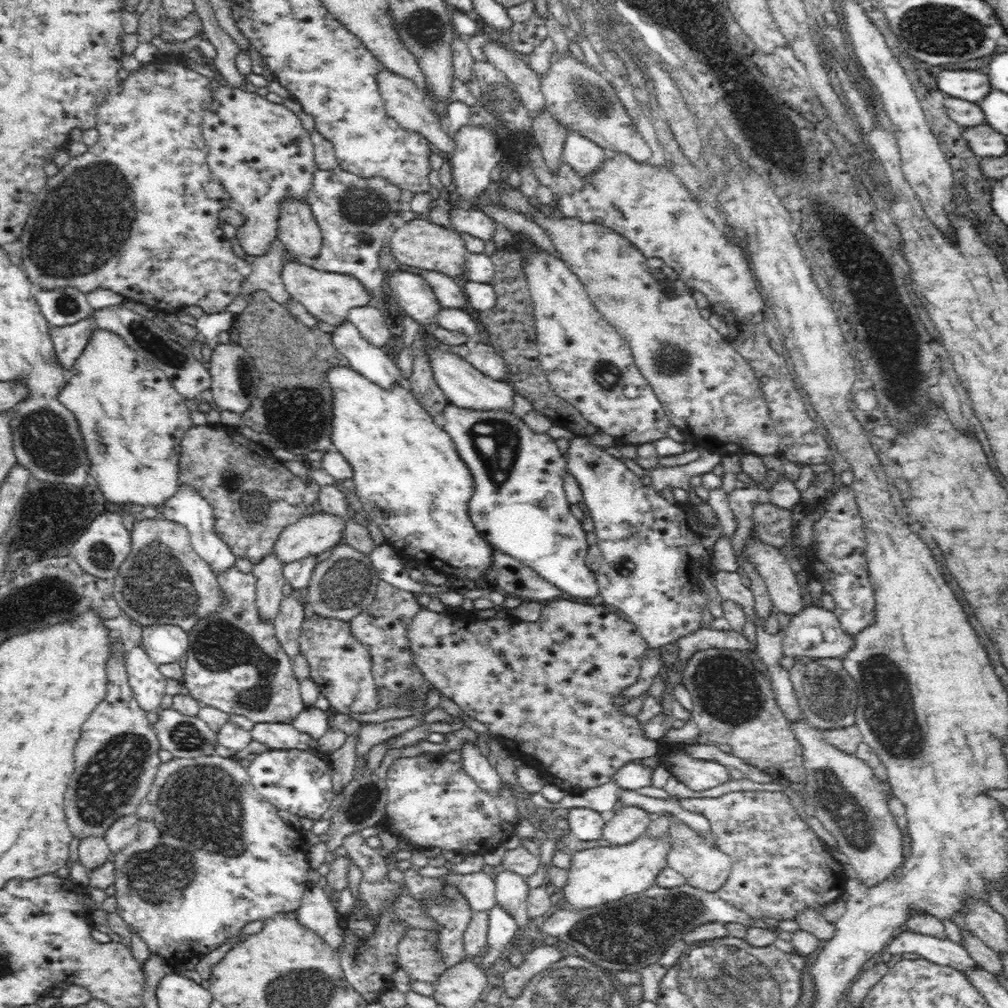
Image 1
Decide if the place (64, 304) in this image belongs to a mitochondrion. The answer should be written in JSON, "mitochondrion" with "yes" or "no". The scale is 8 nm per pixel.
{"mitochondrion":"yes"}

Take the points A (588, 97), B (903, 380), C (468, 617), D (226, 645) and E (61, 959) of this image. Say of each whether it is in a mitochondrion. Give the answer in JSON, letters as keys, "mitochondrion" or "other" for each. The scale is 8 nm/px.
{"A":"mitochondrion","B":"mitochondrion","C":"other","D":"mitochondrion","E":"other"}

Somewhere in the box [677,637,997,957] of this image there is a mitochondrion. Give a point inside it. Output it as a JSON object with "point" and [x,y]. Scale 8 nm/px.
{"point":[887,709]}

